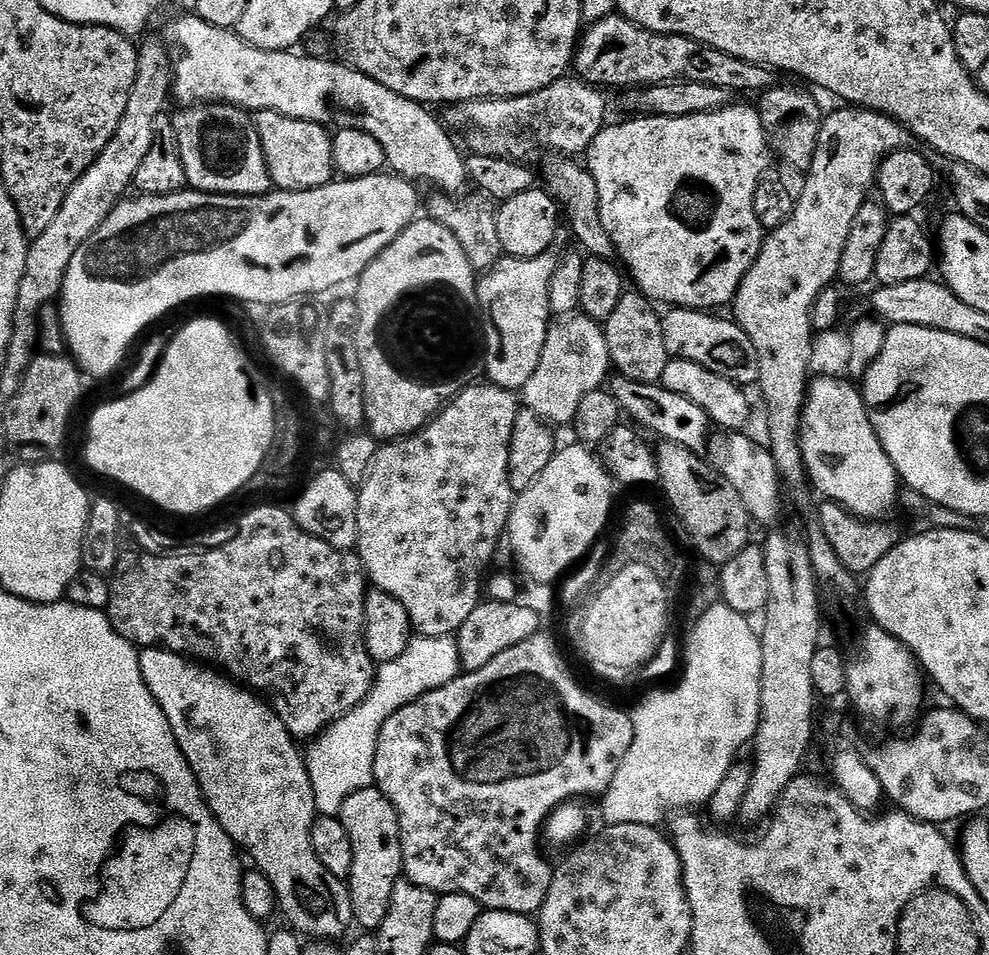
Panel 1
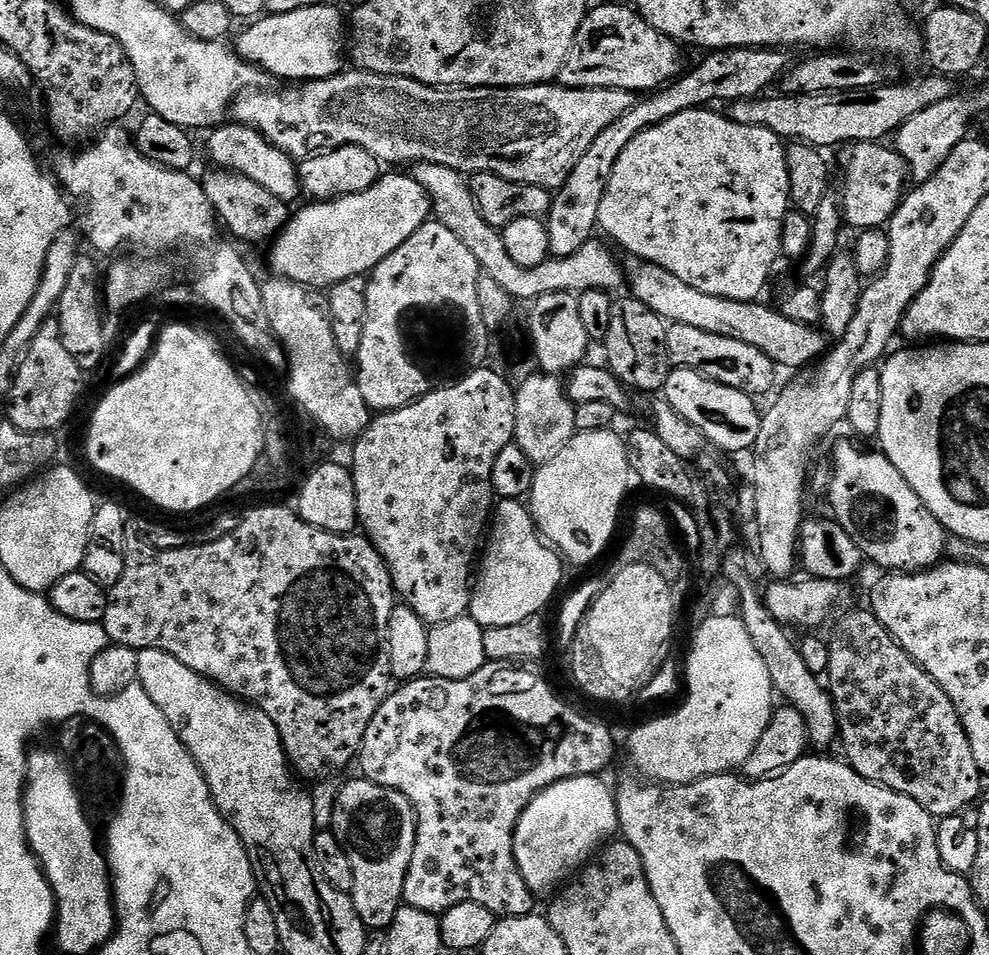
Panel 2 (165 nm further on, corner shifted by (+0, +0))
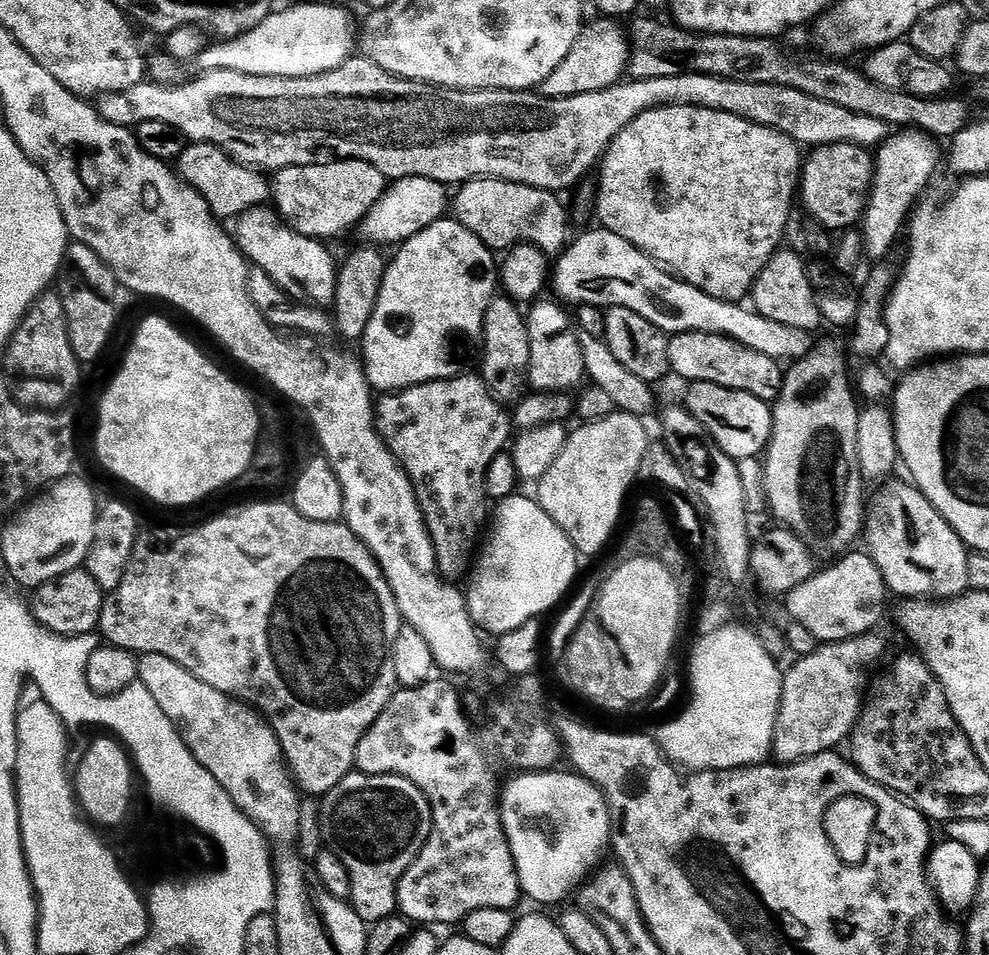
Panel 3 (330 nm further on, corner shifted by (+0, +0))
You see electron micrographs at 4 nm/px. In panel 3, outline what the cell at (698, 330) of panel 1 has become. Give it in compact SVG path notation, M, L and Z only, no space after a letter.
M677 332L668 336L668 353L672 372L680 375L684 382L714 382L714 386L742 390L769 402L780 397L785 374L781 361L766 358L766 354L758 354L758 350L750 350L750 346L742 346L728 336L713 332Z

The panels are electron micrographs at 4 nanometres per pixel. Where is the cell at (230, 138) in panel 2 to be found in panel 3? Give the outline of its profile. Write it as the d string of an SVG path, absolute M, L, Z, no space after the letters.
M189 143L174 161L174 168L180 179L206 201L208 209L221 222L235 221L243 212L269 203L269 181L263 180L257 169L237 163L213 144Z

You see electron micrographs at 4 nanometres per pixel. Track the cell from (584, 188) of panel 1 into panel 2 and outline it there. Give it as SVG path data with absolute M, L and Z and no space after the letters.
M633 259L632 265L627 265L626 272L630 277L630 288L632 284L631 299L642 302L654 314L658 314L668 324L681 324L682 326L695 326L697 330L706 330L710 334L719 334L722 338L738 338L738 342L746 342L746 346L754 346L762 350L766 358L770 358L781 369L796 368L804 370L817 363L830 347L830 340L819 327L794 322L794 318L786 318L775 307L772 308L760 300L735 300L734 298L718 298L714 294L702 294L702 290L694 290L682 278L674 278L670 270L662 270L657 264L645 264L644 261Z

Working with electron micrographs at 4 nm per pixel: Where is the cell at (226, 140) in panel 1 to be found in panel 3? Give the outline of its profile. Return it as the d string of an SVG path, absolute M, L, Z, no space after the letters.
M272 206L251 208L249 212L243 212L235 221L234 227L236 227L236 232L234 231L236 246L249 265L266 270L268 277L297 304L315 306L320 310L331 309L336 298L336 287L338 286L338 260L332 257L332 252L328 249L331 247L327 243L298 234L284 222L280 213Z

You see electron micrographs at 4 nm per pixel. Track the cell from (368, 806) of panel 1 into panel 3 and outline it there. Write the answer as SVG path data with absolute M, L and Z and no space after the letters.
M354 770L319 801L320 836L350 874L352 908L365 926L397 915L396 887L432 833L432 807L404 776L368 776Z

